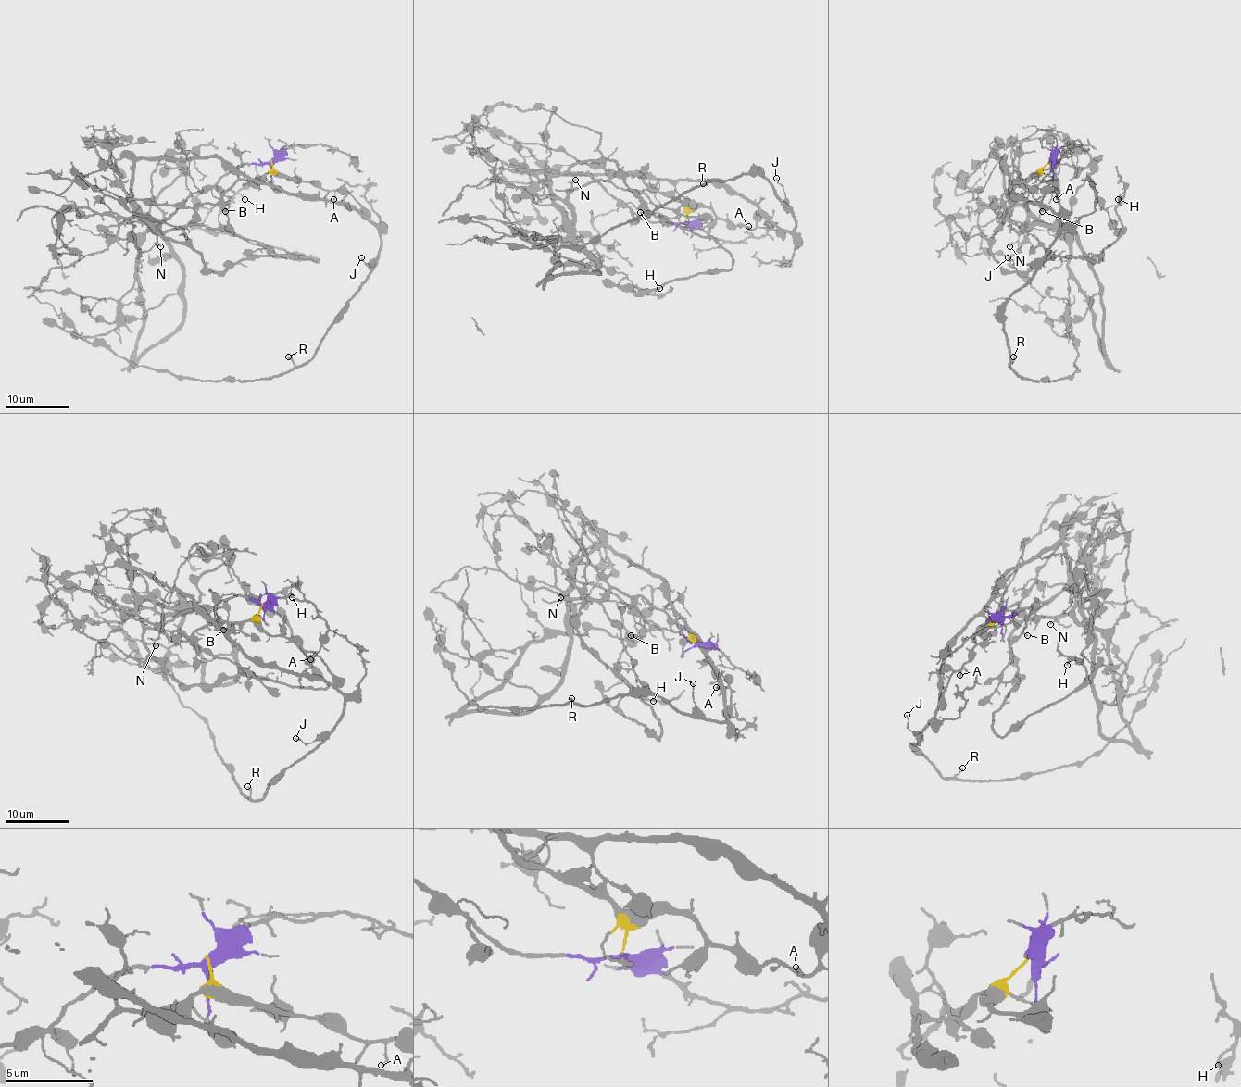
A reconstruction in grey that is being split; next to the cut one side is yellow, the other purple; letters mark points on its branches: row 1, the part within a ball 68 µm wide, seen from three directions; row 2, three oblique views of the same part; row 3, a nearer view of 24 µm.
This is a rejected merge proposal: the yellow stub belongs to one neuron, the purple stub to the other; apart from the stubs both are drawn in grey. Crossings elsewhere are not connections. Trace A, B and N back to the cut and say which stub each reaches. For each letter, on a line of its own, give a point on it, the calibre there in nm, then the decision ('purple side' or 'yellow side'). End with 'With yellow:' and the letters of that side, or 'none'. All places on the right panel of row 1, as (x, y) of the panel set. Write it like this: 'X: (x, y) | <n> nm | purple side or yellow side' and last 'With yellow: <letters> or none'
A: (1056, 199) | 130 nm | yellow side
B: (1042, 211) | 130 nm | purple side
N: (1009, 246) | 90 nm | yellow side
With yellow: A, N

